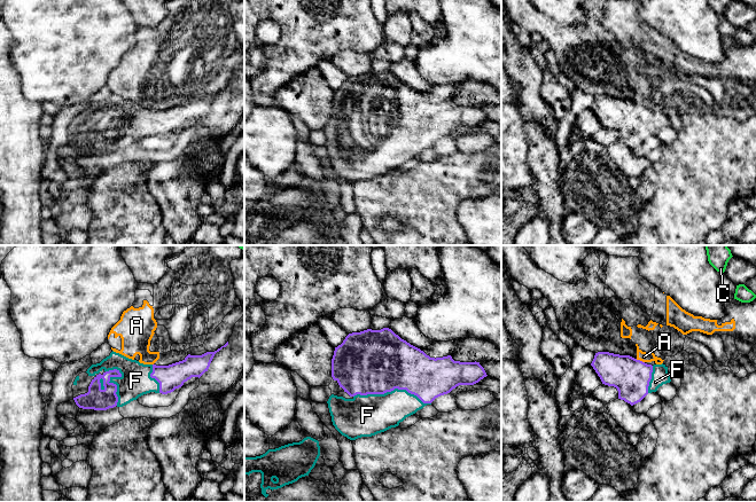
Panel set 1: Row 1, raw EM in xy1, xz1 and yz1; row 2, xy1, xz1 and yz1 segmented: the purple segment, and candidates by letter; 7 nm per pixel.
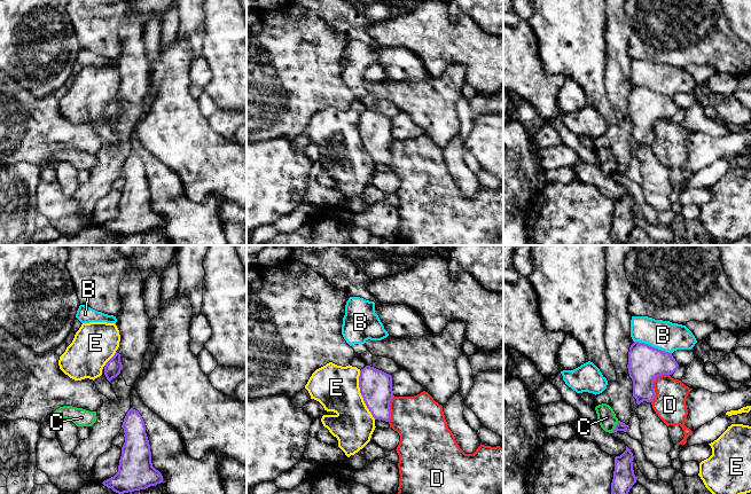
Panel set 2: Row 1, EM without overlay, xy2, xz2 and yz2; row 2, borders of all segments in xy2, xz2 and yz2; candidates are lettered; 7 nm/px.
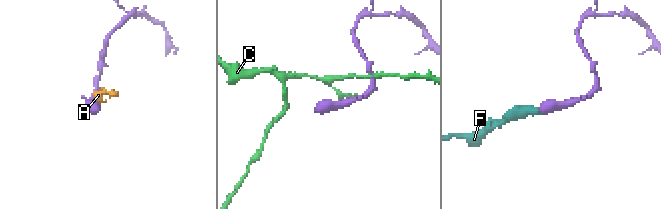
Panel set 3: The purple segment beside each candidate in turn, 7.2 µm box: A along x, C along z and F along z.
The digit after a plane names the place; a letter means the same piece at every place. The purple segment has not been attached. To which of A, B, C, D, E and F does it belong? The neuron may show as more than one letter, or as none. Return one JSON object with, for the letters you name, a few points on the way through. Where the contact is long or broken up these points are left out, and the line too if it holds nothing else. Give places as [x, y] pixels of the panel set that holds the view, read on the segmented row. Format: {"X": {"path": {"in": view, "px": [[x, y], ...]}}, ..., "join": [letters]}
{"join": ["F"]}

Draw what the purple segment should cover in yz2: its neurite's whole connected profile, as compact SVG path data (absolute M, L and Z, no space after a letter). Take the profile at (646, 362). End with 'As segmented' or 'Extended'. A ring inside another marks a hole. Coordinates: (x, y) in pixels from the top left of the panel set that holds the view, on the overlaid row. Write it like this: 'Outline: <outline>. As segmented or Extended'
Outline: M634 342L629 347L627 368L636 403L652 402L656 397L655 379L662 375L672 375L678 367L672 353Z. As segmented

